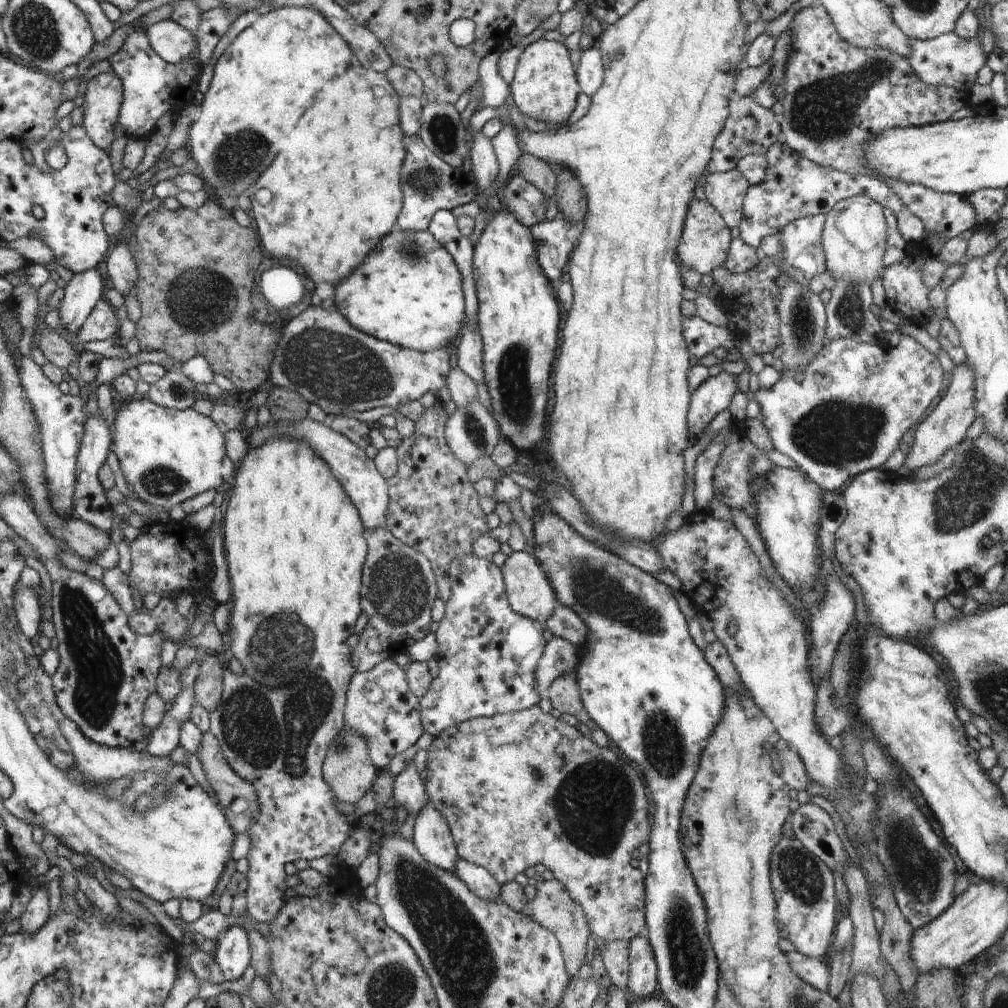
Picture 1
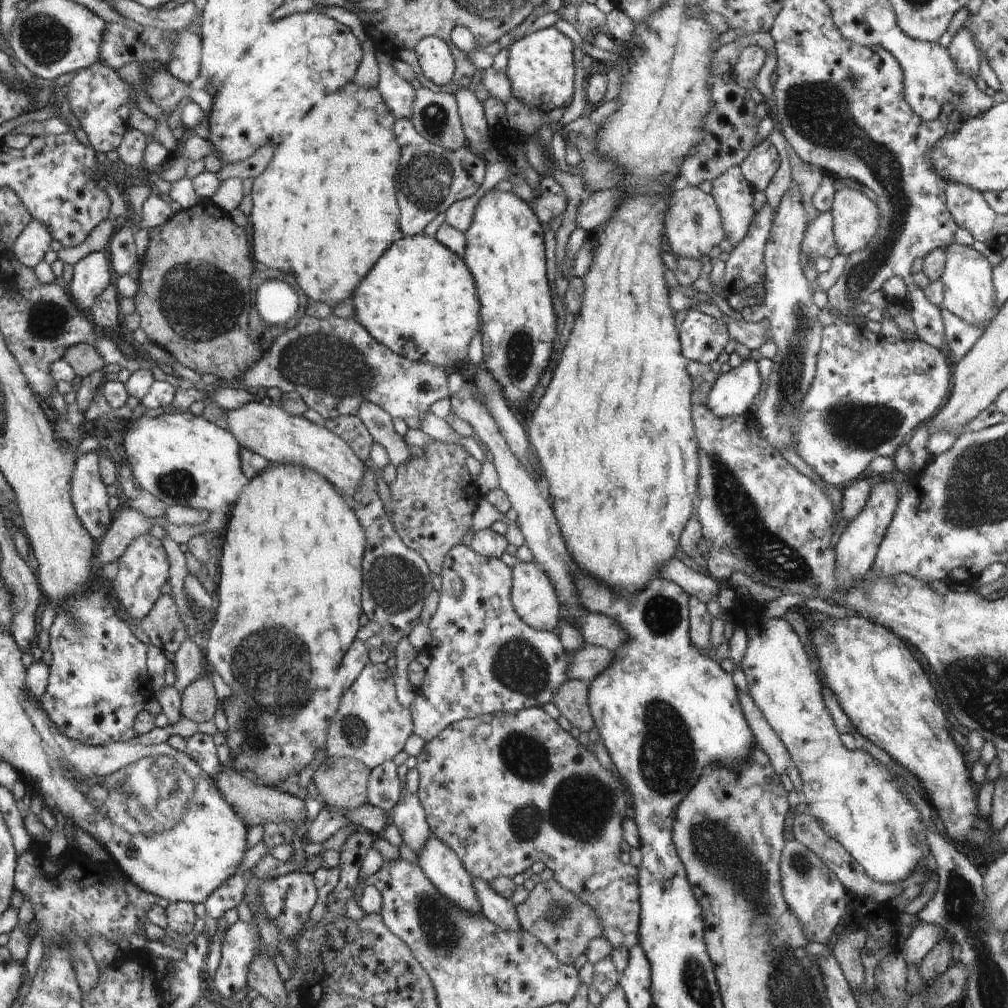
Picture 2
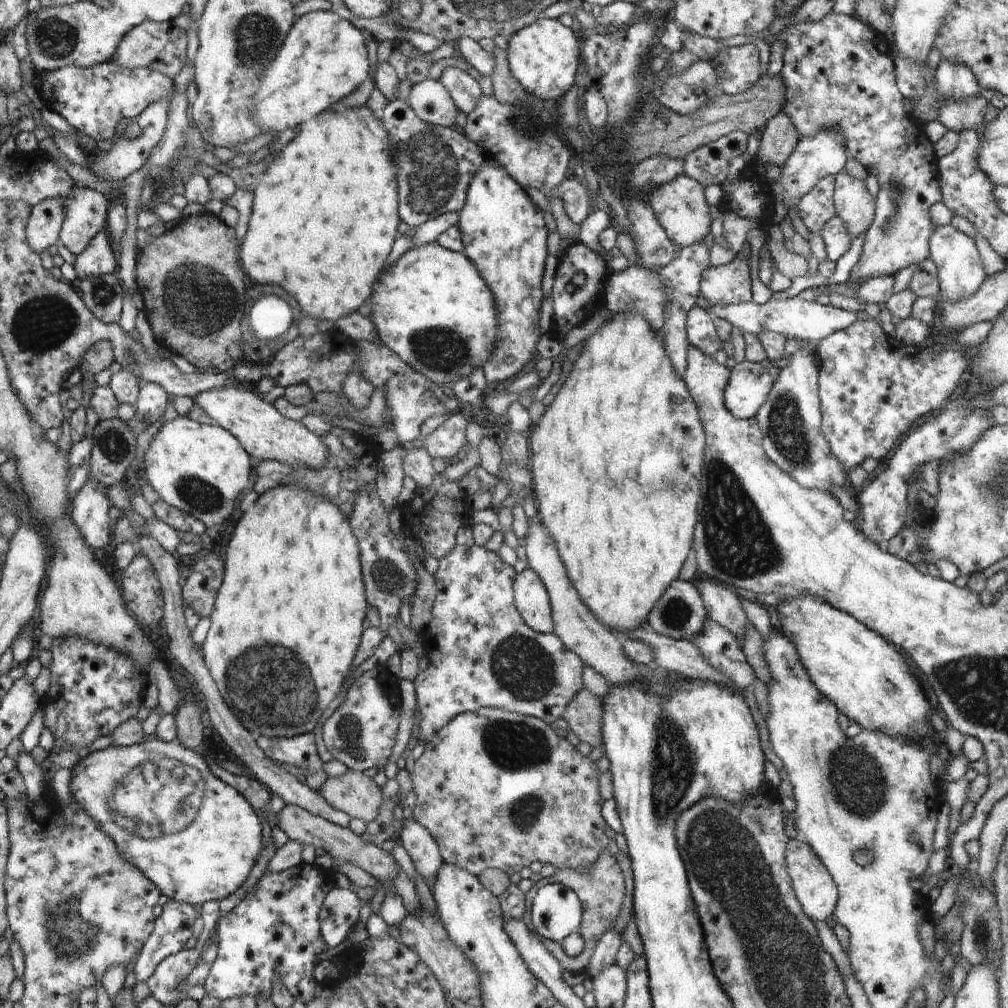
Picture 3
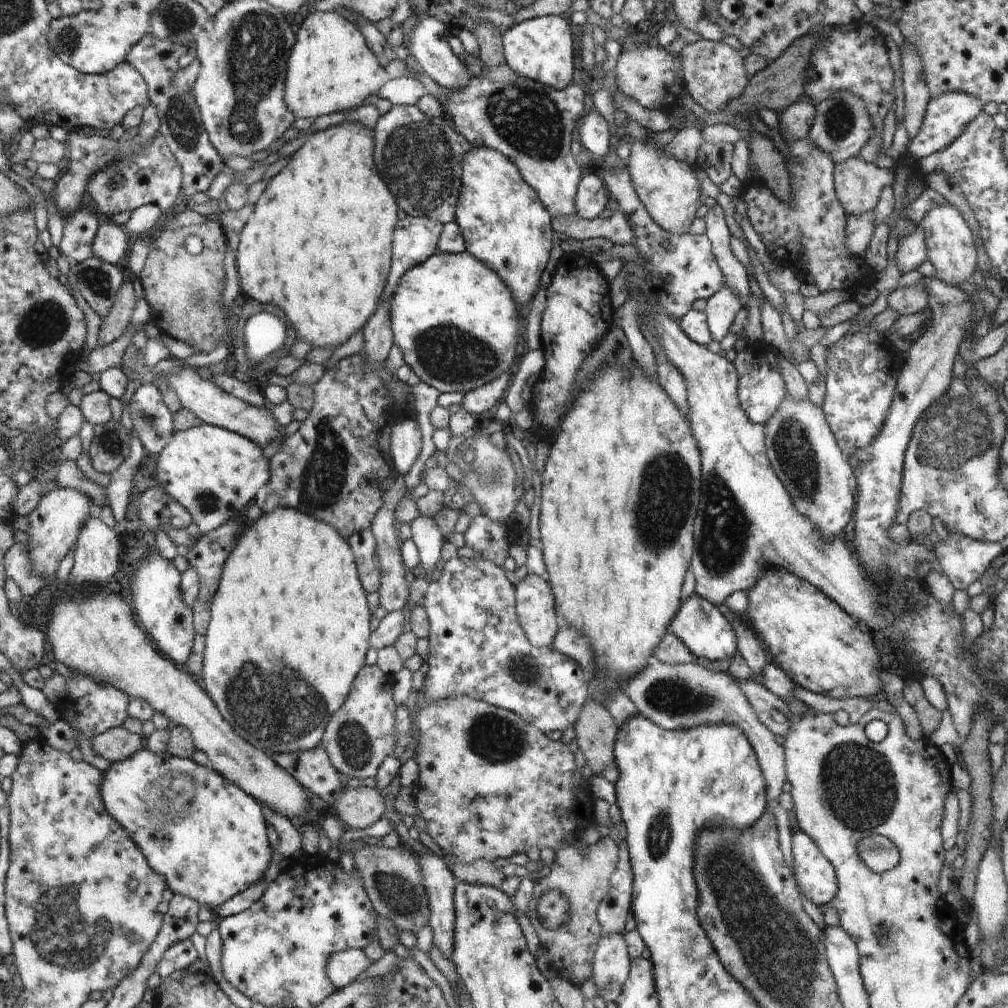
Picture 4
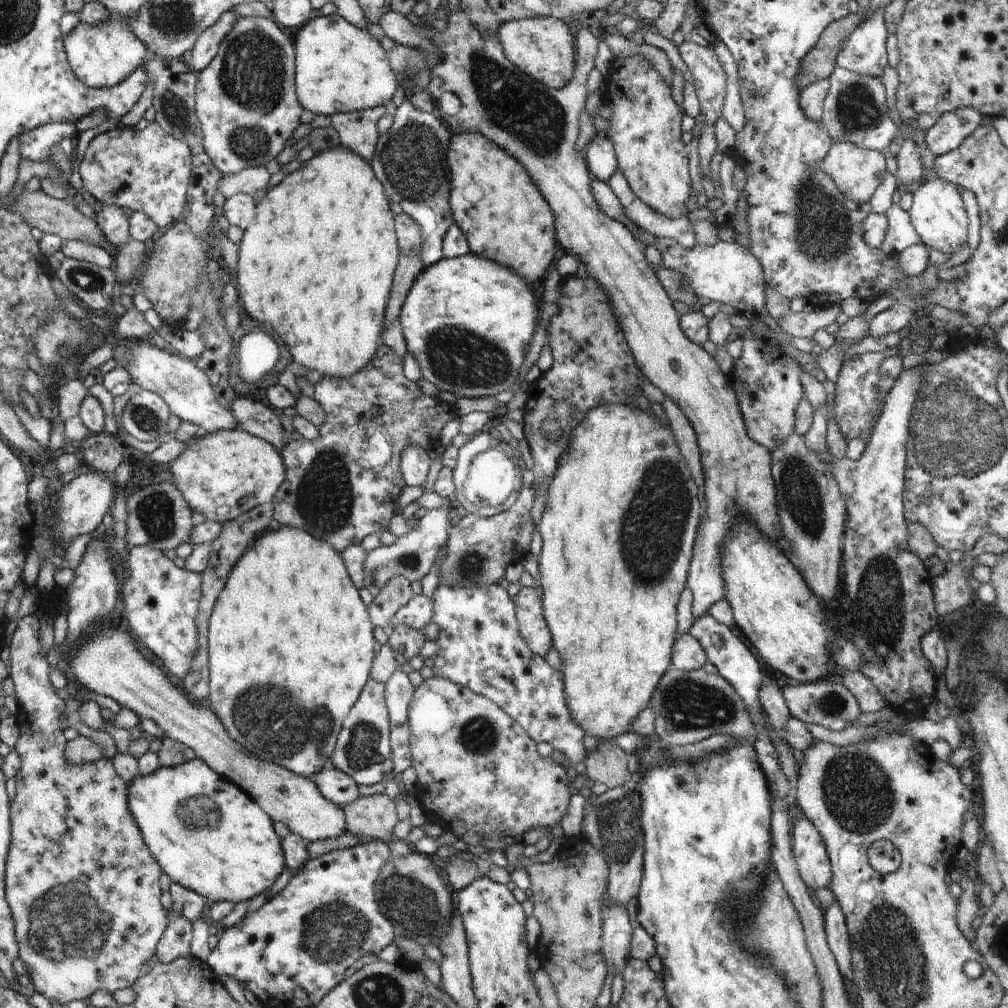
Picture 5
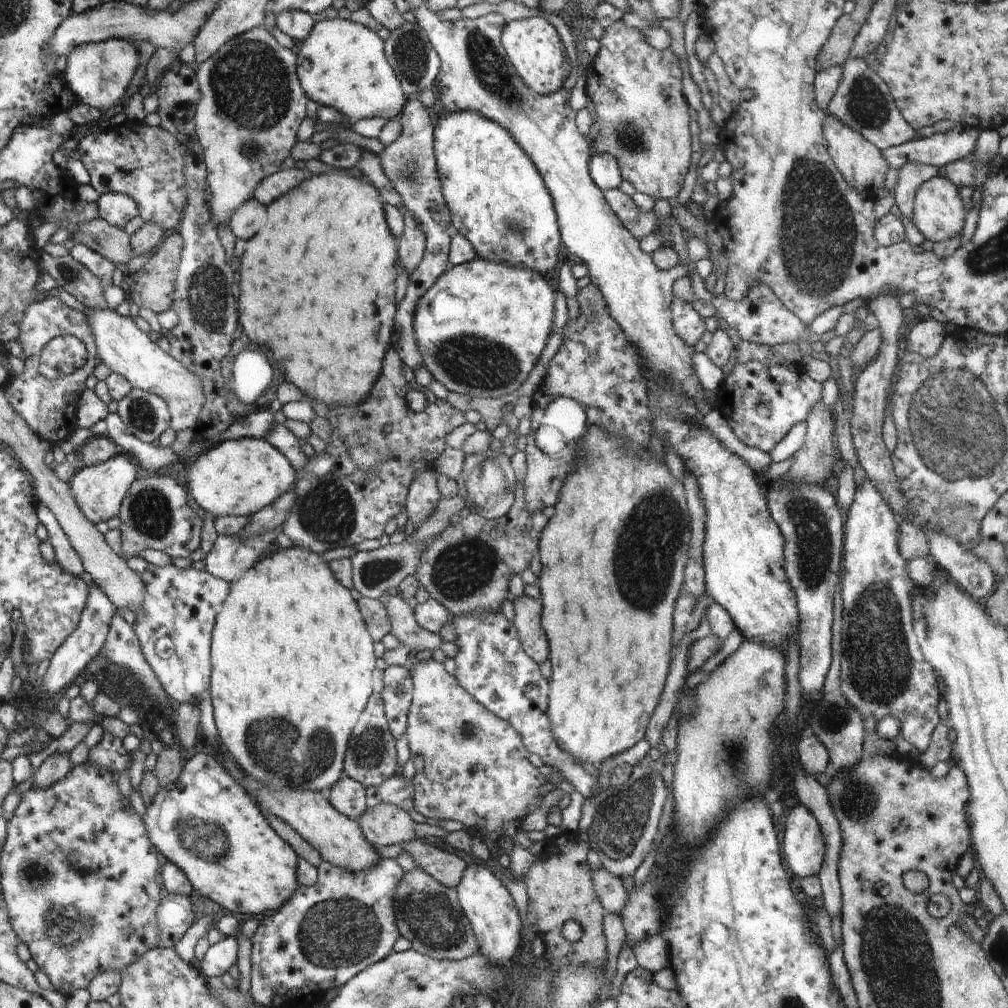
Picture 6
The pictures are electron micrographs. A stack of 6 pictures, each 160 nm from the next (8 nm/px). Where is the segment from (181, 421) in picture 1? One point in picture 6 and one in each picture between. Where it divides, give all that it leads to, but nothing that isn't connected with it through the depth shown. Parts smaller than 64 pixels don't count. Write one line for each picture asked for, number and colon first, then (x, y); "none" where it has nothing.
2: (182, 459)
3: (201, 469)
4: (214, 473)
5: (222, 475)
6: (239, 477)

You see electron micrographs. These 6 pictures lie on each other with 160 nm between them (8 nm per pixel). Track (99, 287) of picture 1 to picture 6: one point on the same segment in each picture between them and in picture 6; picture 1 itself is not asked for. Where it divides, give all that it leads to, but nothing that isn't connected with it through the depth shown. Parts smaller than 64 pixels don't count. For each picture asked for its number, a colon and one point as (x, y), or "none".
2: (91, 275)
3: (98, 258)
4: (111, 244)
5: (114, 224)
6: (116, 209)

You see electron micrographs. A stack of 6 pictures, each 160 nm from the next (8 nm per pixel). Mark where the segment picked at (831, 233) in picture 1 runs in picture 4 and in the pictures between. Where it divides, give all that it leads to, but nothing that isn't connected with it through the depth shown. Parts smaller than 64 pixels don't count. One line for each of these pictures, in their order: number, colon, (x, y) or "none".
2: (856, 218)
3: (854, 204)
4: (858, 184)

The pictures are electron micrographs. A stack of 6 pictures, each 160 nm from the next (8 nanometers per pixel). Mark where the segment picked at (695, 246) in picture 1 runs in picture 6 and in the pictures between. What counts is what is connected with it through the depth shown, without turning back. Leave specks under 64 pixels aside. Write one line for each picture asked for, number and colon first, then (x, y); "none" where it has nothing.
2: (693, 226)
3: (680, 206)
4: (668, 188)
5: (645, 132)
6: (635, 91)

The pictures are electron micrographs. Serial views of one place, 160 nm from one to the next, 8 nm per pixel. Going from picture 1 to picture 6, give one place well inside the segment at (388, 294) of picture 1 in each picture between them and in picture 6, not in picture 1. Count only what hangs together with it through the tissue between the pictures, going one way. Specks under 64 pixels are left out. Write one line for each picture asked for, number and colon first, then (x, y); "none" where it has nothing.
2: (419, 299)
3: (431, 307)
4: (456, 323)
5: (467, 321)
6: (480, 328)

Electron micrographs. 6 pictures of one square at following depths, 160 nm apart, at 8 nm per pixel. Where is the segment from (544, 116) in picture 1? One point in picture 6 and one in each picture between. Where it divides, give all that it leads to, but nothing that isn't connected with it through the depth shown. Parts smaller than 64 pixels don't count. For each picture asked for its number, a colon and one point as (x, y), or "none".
2: (541, 66)
3: (543, 57)
4: (541, 49)
5: (542, 47)
6: (533, 45)

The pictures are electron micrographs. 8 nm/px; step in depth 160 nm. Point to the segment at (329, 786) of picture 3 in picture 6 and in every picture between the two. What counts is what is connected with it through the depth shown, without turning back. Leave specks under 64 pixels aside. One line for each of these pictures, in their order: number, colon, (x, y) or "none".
4: (359, 807)
5: (373, 818)
6: (384, 824)

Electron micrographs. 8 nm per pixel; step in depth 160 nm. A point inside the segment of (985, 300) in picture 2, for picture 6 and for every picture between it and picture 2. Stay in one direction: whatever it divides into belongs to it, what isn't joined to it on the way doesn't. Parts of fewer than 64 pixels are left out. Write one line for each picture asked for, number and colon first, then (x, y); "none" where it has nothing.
3: (960, 272)
4: (950, 244)
5: (937, 213)
6: (938, 213)

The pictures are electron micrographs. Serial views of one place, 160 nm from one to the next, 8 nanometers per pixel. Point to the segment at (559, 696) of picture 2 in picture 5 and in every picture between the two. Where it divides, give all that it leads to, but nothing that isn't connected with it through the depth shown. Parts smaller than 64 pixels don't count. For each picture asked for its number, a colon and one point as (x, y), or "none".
3: (584, 715)
4: (595, 728)
5: (608, 763)

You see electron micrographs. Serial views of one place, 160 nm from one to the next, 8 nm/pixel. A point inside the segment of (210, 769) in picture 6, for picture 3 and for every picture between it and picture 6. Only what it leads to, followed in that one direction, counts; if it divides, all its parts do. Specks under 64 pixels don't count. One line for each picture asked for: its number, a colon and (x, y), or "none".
3: (195, 838)
4: (208, 839)
5: (207, 835)

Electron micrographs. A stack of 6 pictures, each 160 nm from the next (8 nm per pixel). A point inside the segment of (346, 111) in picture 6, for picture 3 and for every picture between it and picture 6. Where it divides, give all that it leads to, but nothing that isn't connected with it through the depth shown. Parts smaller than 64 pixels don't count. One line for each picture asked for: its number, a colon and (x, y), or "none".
3: (324, 58)
4: (332, 69)
5: (339, 68)

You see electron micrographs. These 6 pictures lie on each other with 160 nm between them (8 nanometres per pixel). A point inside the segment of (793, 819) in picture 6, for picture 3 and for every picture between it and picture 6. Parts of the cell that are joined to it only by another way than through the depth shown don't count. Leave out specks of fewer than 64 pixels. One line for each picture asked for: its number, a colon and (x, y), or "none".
3: (815, 889)
4: (815, 877)
5: (809, 852)

